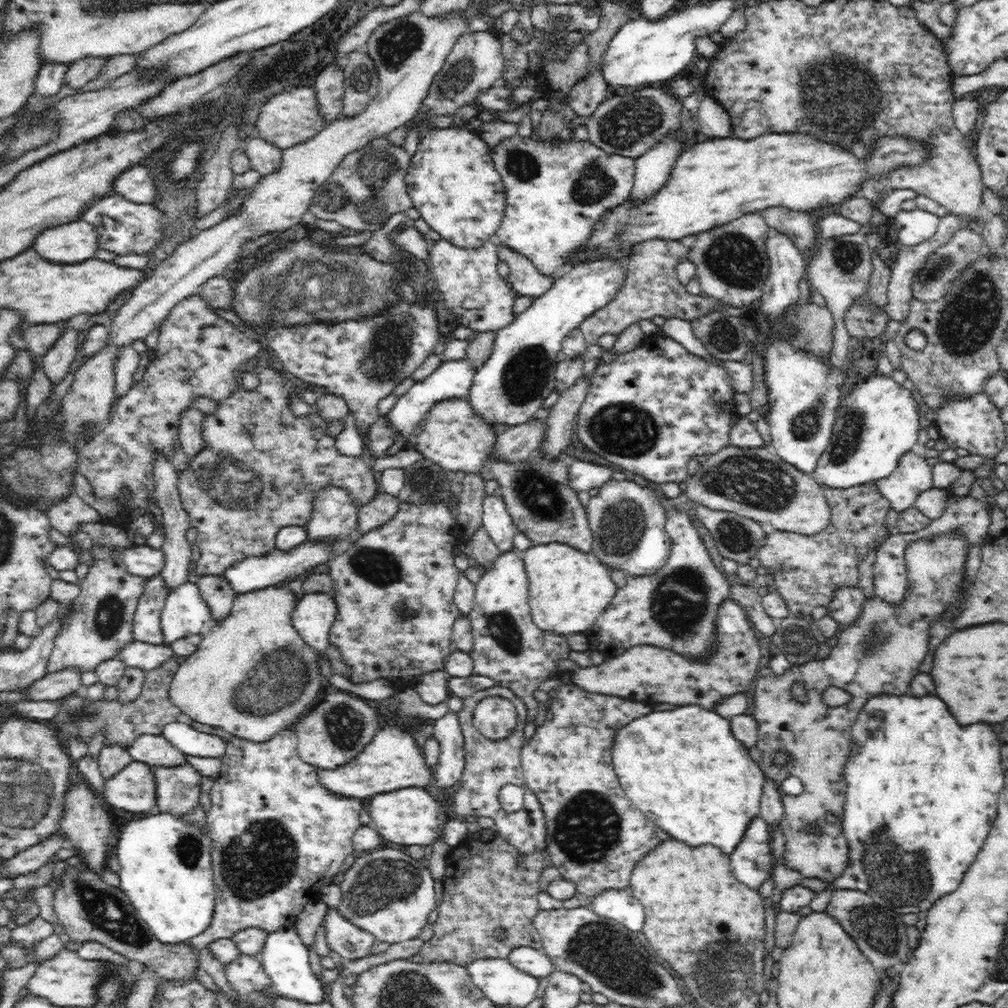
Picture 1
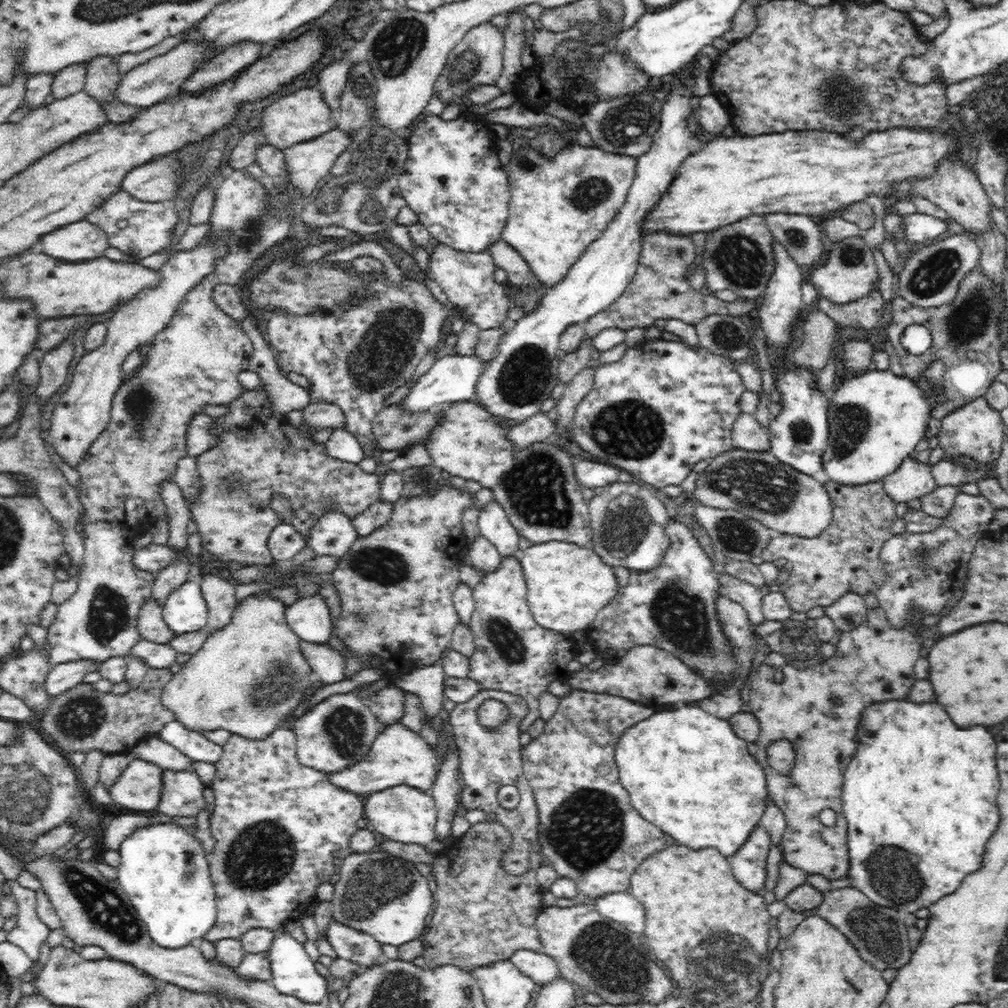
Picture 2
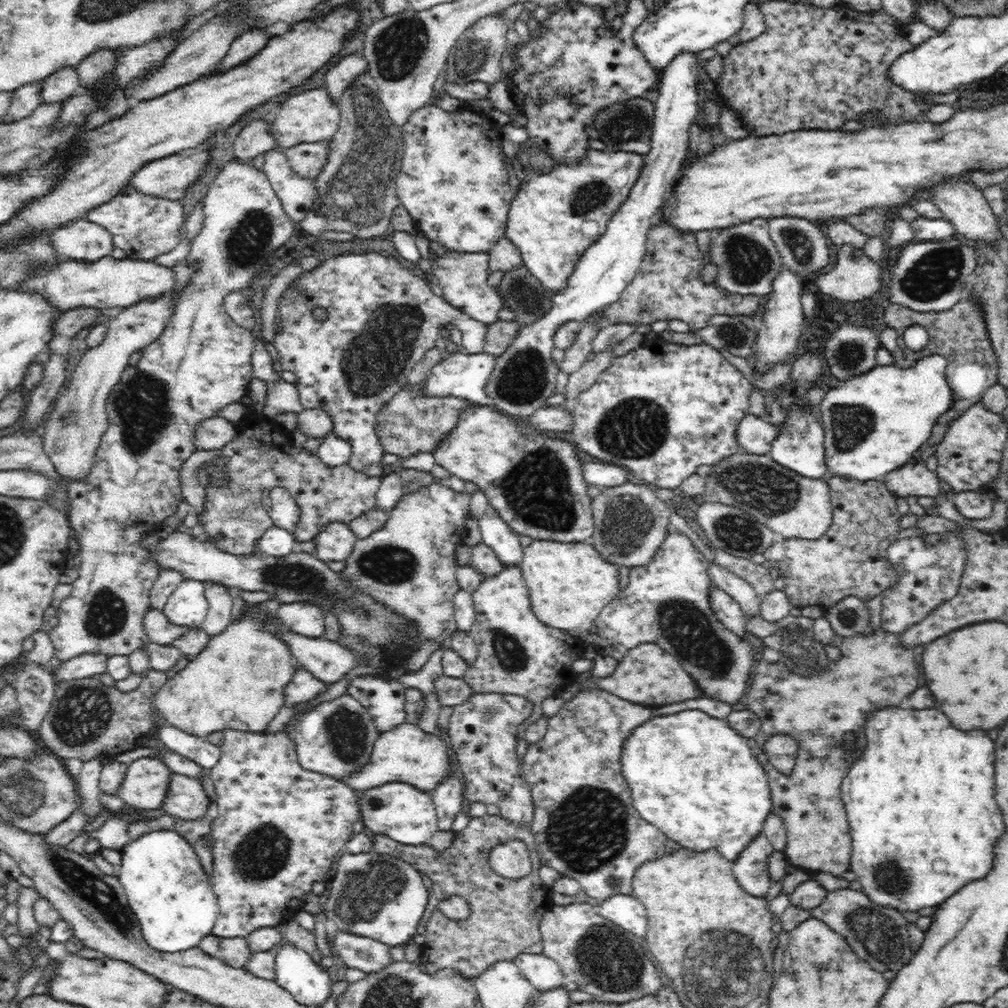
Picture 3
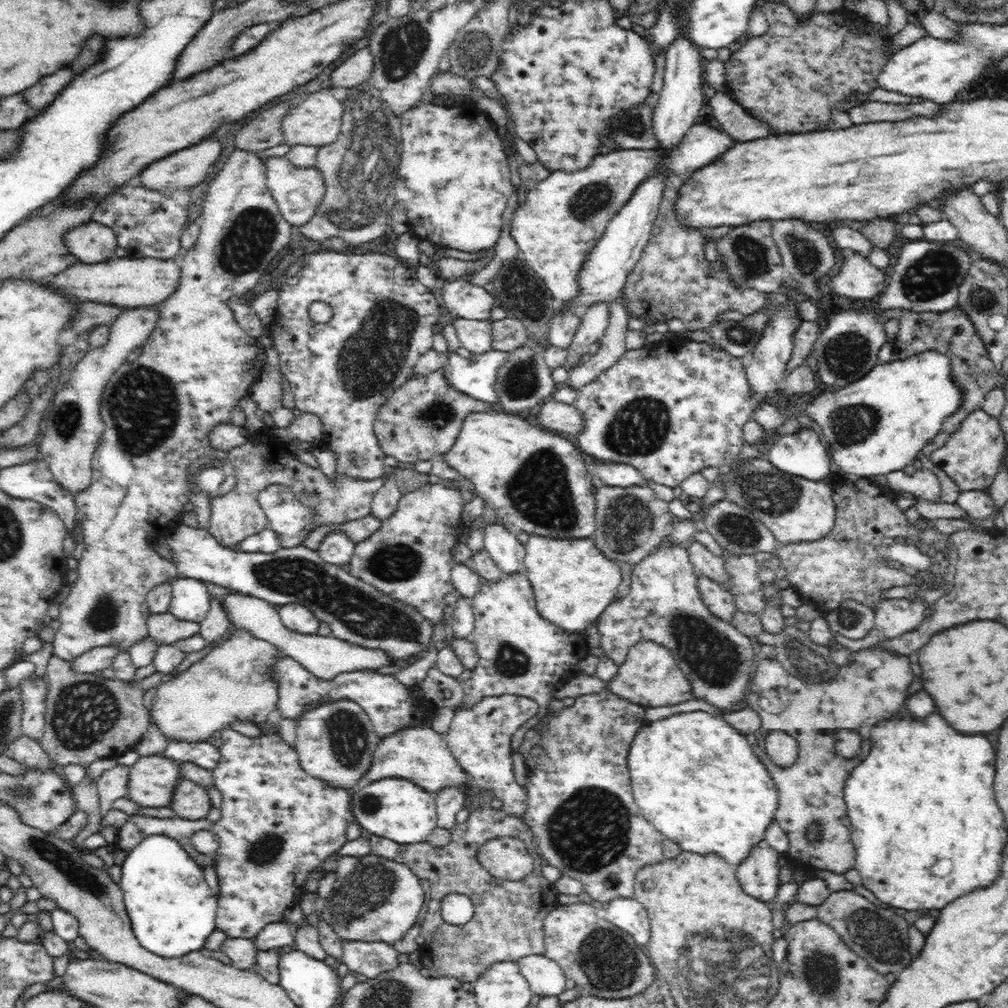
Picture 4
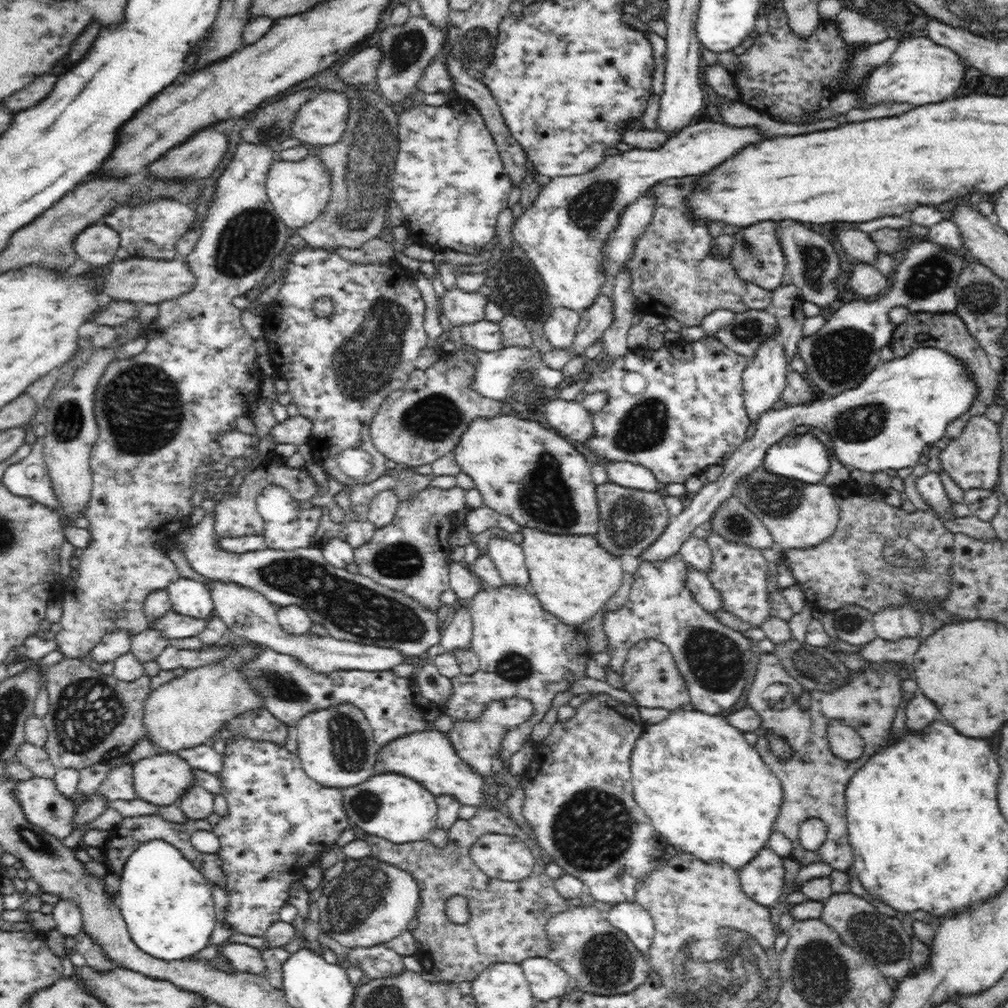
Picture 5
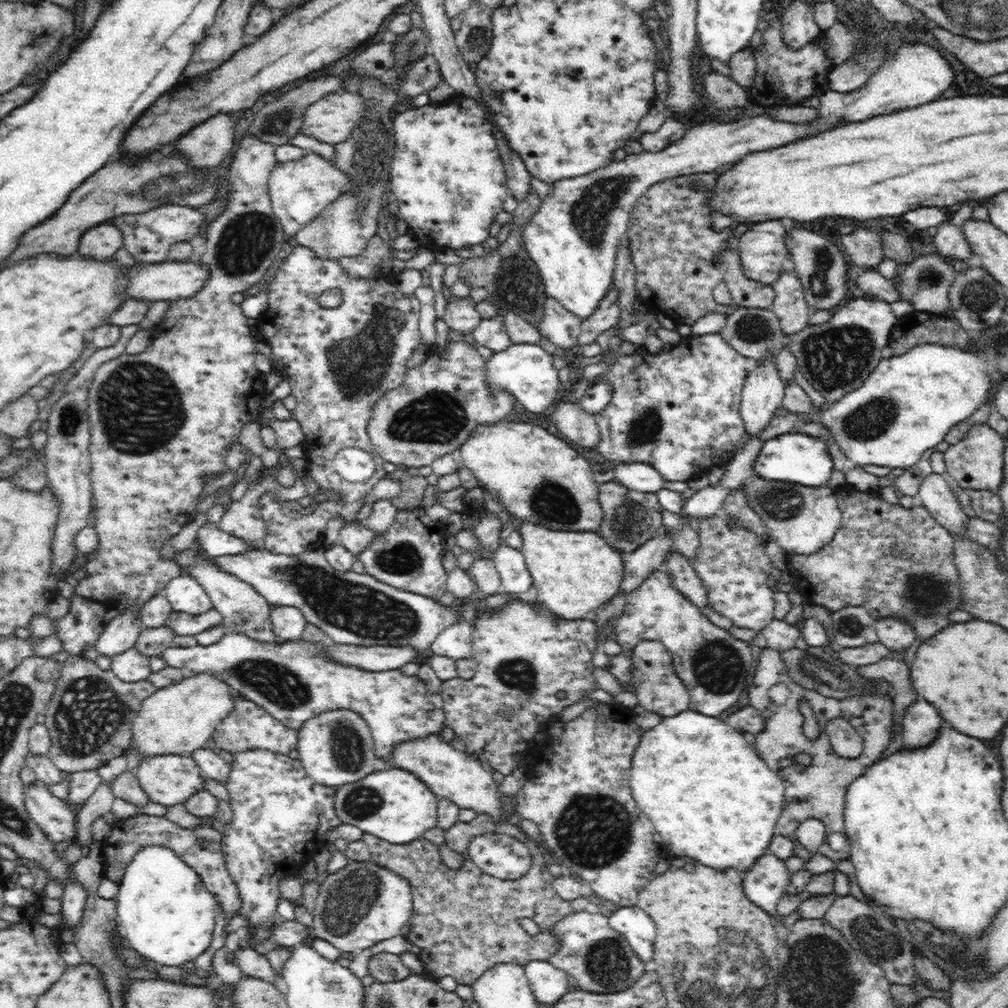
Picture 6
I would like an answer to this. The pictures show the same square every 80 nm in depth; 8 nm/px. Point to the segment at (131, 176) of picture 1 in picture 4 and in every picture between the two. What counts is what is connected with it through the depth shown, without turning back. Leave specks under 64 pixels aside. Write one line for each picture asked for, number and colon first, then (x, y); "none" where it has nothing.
2: (155, 181)
3: (169, 177)
4: (187, 167)

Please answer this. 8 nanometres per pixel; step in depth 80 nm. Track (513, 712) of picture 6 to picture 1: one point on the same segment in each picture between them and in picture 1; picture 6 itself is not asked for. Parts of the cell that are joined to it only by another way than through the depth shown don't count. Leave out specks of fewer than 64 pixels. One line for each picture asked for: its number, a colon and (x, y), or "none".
1: (508, 648)
2: (513, 653)
3: (517, 654)
4: (520, 653)
5: (523, 652)

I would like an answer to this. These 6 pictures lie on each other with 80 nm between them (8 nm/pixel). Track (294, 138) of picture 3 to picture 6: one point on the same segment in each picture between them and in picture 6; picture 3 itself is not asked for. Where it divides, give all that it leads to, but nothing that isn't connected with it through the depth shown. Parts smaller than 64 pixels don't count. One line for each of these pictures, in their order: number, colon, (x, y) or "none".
4: (316, 121)
5: (322, 120)
6: (330, 120)

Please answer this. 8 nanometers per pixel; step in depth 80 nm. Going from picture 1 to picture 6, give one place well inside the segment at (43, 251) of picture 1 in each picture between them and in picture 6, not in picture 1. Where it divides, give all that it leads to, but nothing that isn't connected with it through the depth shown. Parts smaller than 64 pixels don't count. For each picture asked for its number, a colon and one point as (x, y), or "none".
2: (81, 241)
3: (81, 240)
4: (92, 242)
5: (97, 245)
6: (102, 241)

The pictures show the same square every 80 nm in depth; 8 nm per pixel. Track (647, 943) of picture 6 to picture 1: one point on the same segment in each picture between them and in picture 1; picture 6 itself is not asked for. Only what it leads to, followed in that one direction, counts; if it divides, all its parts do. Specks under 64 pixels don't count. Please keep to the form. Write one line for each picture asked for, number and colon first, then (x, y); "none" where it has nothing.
1: (620, 905)
2: (622, 907)
3: (624, 910)
4: (628, 914)
5: (629, 917)

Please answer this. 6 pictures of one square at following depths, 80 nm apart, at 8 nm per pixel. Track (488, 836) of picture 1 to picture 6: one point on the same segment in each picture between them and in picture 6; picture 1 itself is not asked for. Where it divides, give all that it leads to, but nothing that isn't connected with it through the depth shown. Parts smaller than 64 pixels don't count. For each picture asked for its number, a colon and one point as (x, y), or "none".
2: (484, 915)
3: (504, 922)
4: (507, 925)
5: (506, 921)
6: (464, 921)

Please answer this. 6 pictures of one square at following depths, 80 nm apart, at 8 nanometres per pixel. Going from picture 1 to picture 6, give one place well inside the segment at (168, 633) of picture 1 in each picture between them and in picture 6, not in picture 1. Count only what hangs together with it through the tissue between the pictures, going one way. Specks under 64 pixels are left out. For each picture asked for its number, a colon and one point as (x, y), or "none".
2: (185, 610)
3: (187, 607)
4: (190, 601)
5: (190, 598)
6: (185, 595)

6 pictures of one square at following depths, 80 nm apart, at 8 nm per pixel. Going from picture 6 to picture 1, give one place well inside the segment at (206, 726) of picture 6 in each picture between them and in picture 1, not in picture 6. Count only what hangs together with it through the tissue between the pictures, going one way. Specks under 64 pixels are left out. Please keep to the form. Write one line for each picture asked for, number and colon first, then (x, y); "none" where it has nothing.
1: (253, 675)
2: (249, 678)
3: (237, 682)
4: (230, 685)
5: (186, 712)

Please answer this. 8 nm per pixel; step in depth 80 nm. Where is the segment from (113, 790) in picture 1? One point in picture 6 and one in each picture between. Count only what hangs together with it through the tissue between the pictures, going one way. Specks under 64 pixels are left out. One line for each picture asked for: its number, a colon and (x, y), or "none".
2: (139, 787)
3: (147, 779)
4: (153, 780)
5: (161, 779)
6: (171, 779)

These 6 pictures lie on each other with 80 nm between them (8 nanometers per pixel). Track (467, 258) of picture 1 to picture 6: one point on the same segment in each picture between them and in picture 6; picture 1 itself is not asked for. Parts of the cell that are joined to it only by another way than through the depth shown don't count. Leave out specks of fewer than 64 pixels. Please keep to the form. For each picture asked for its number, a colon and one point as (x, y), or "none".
2: (466, 278)
3: (463, 277)
4: (462, 299)
5: (461, 308)
6: (460, 315)

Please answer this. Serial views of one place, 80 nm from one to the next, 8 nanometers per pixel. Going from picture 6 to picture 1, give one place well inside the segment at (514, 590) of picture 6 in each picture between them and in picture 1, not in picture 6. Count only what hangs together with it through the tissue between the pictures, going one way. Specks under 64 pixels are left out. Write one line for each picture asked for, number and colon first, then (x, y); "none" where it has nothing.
1: (496, 520)
2: (494, 526)
3: (502, 539)
4: (508, 554)
5: (508, 557)

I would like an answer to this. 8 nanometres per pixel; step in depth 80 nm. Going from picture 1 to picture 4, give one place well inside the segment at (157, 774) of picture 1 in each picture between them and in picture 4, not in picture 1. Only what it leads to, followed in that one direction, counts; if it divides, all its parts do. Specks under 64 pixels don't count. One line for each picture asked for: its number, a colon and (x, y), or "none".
2: (181, 796)
3: (186, 799)
4: (191, 802)

